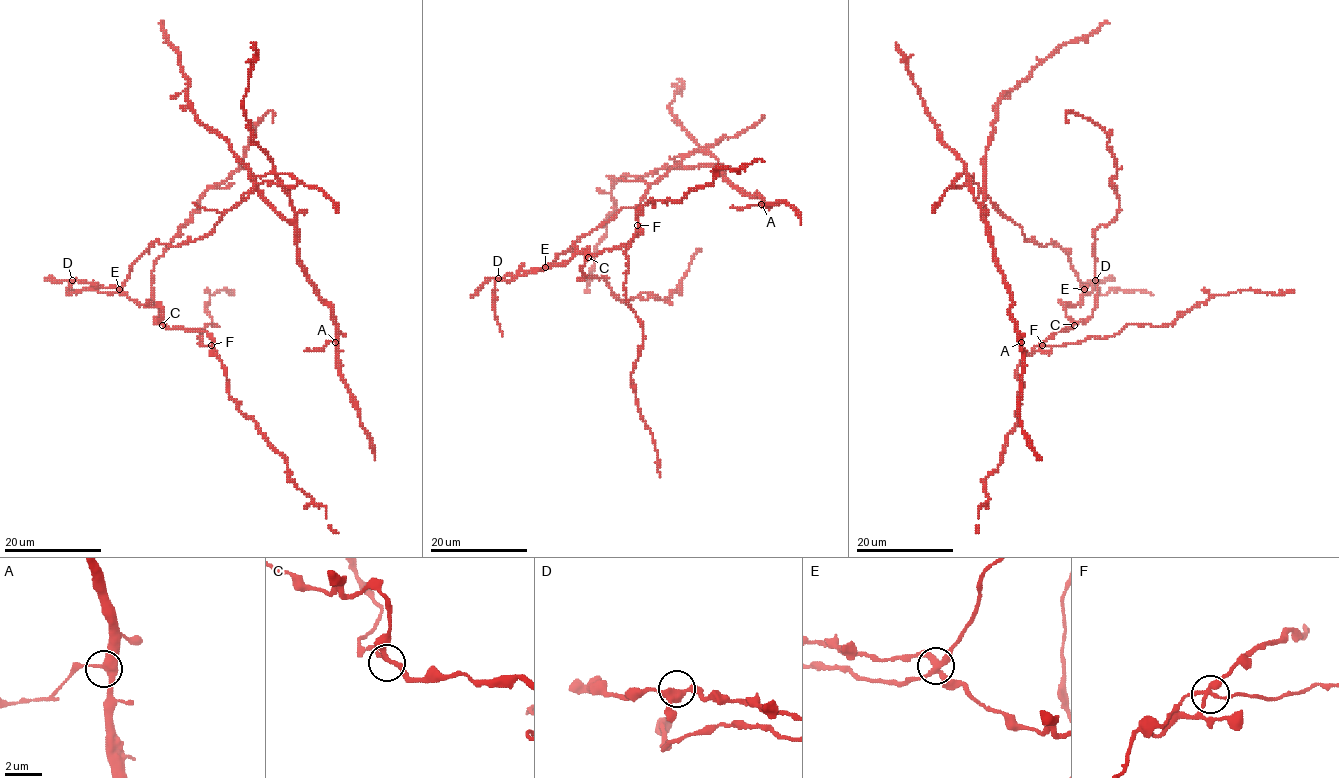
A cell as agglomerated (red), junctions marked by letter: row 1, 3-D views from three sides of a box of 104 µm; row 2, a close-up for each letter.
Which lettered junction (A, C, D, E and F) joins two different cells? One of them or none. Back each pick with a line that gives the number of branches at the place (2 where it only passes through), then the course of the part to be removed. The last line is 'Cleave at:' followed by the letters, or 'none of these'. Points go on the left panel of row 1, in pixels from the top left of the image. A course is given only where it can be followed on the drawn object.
E: branches 4; course (119, 289), (131, 265), (156, 242), (180, 246), (206, 236), (260, 183), (297, 184), (287, 173), (248, 174)
Cleave at: E

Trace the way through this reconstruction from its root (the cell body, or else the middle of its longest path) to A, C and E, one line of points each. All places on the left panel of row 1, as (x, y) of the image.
A: (147, 249), (206, 236), (256, 190), (294, 226), (300, 264), (330, 308), (335, 342)
C: (147, 249), (131, 265), (120, 289), (142, 305), (158, 305), (163, 314), (162, 325)
E: (147, 249), (131, 265), (129, 276), (119, 289)

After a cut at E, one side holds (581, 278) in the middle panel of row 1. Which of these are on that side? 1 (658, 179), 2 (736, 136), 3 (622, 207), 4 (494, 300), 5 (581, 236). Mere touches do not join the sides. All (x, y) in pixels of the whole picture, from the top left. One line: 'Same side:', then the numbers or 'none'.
Same side: none

